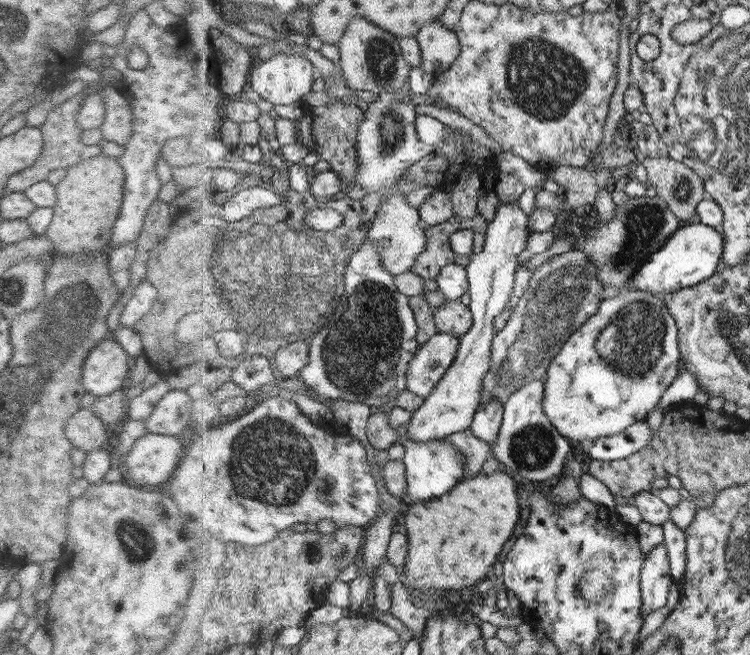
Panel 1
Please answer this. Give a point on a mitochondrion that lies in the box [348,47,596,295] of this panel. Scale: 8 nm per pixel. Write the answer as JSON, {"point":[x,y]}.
{"point":[390,129]}

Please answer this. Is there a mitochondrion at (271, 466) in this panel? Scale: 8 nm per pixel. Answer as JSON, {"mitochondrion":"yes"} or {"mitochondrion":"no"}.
{"mitochondrion":"yes"}

